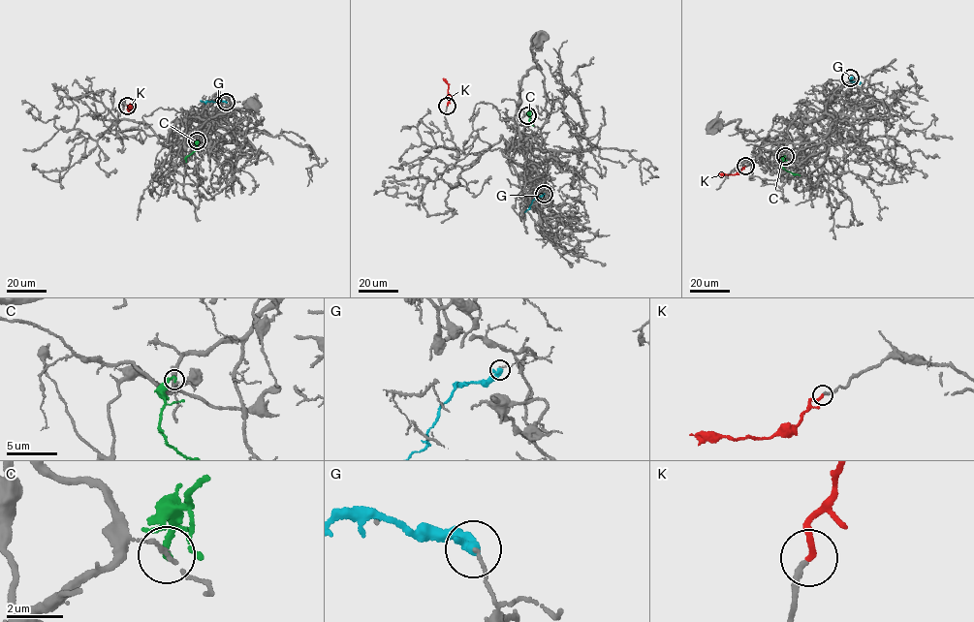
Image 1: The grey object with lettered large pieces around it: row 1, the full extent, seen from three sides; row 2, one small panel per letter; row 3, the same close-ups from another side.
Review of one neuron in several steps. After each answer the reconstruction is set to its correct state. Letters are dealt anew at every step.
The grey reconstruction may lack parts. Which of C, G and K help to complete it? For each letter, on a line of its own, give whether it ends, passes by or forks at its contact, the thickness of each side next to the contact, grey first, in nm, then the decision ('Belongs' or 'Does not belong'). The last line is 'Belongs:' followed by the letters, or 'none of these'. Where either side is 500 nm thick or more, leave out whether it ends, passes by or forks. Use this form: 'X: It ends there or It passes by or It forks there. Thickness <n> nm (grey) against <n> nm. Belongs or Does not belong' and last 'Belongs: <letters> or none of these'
C: It ends there. Thickness 120 nm (grey) against 260 nm. Does not belong
G: It ends there. Thickness 100 nm (grey) against 400 nm. Does not belong
K: It ends there. Thickness 200 nm (grey) against 220 nm. Belongs
Belongs: K

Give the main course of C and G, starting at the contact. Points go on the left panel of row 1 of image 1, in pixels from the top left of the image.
C: (197, 140), (197, 148), (185, 158), (186, 162)
G: (226, 102), (200, 101)

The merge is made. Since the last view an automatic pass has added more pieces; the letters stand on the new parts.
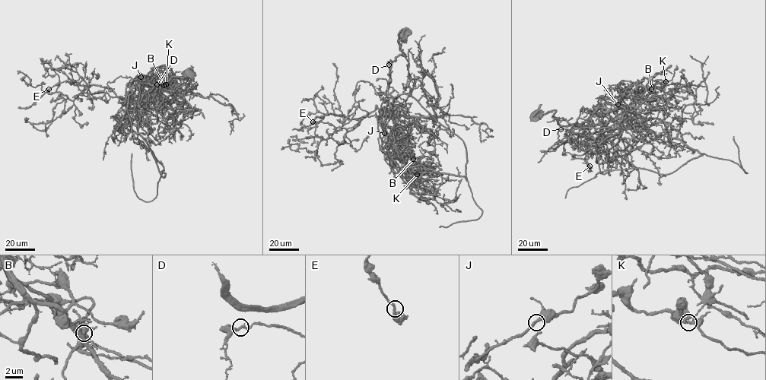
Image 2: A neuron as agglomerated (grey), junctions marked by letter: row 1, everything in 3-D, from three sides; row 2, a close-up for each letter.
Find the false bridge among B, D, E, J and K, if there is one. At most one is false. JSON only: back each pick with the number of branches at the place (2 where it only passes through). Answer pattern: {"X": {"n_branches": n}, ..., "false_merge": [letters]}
{"B": {"n_branches": 2}, "false_merge": ["B"]}

